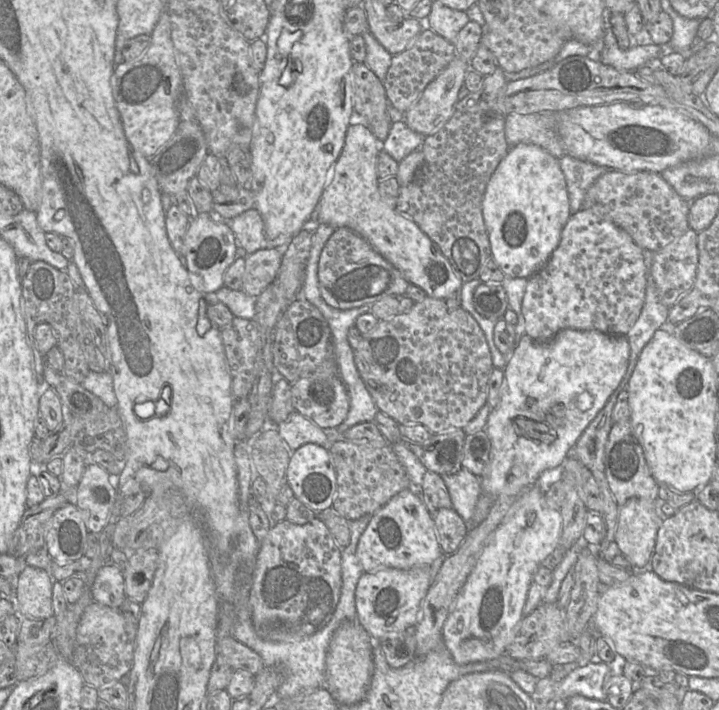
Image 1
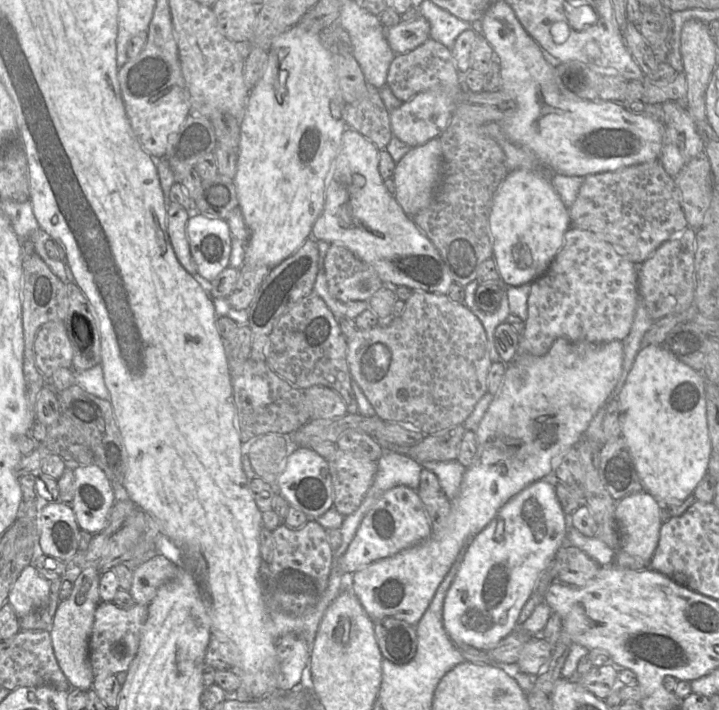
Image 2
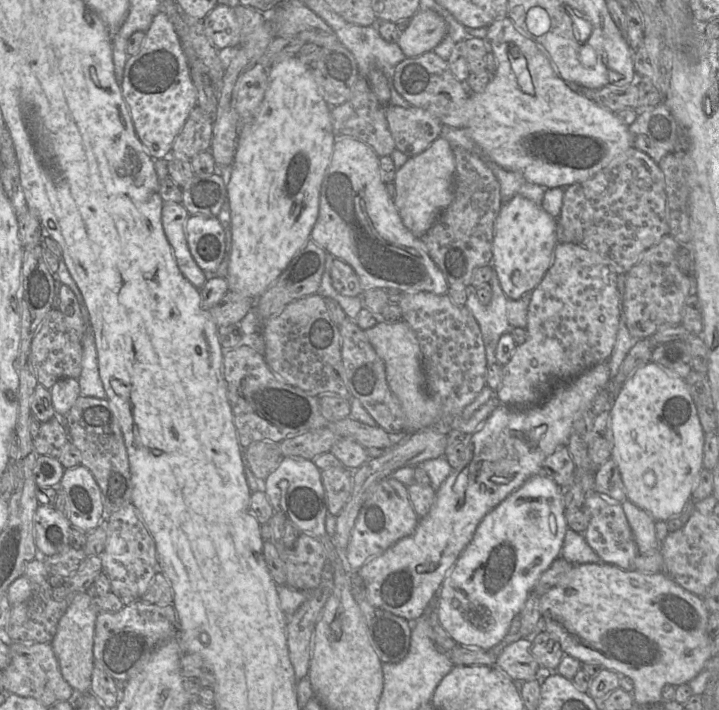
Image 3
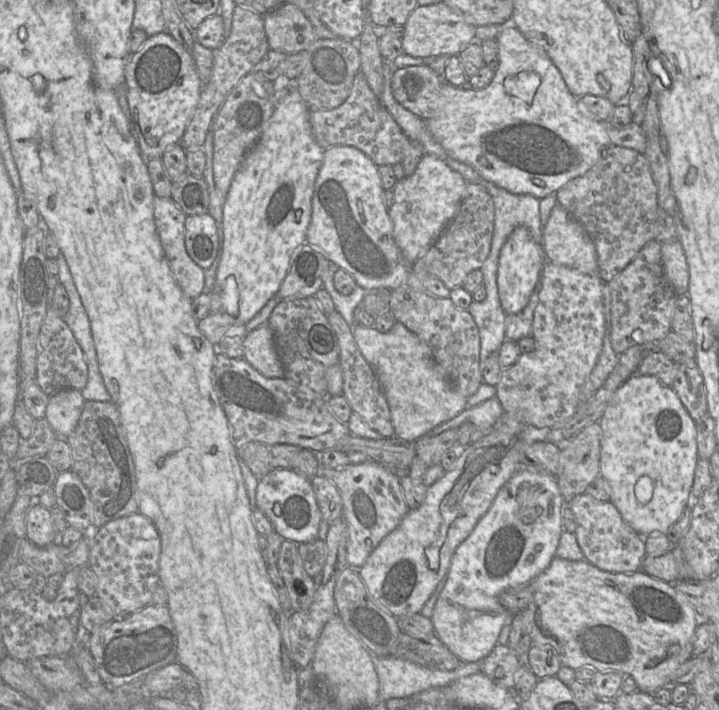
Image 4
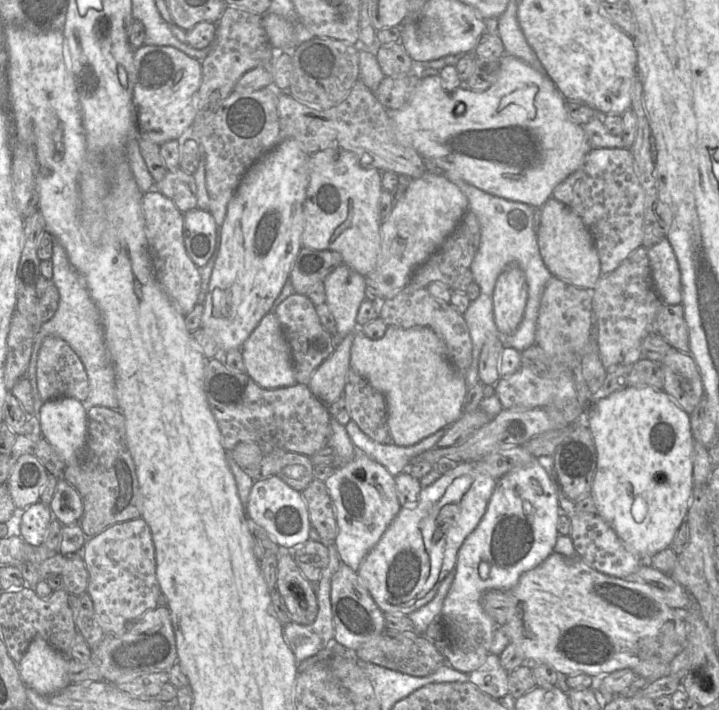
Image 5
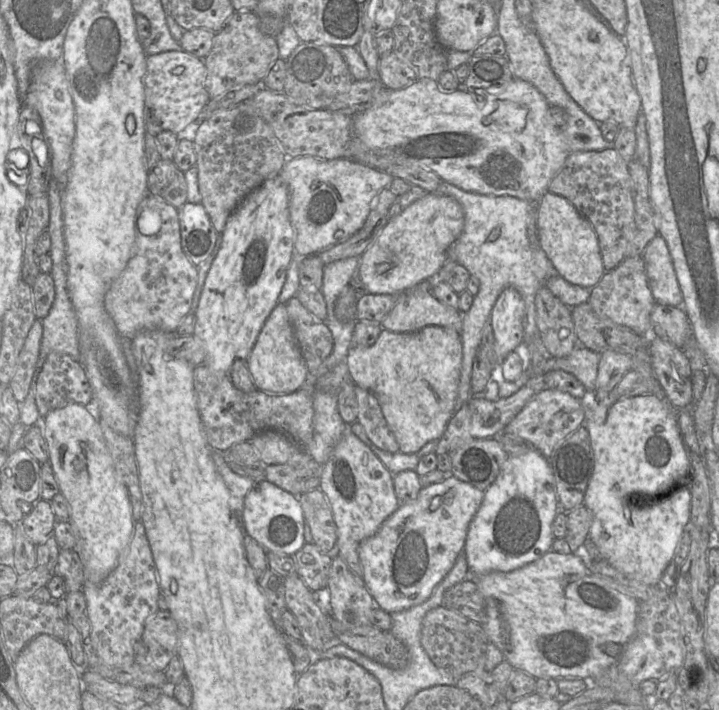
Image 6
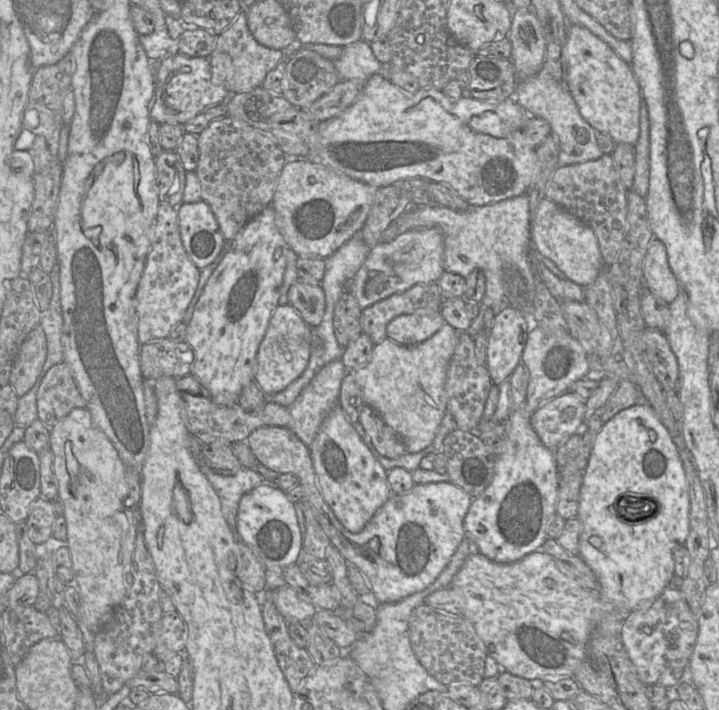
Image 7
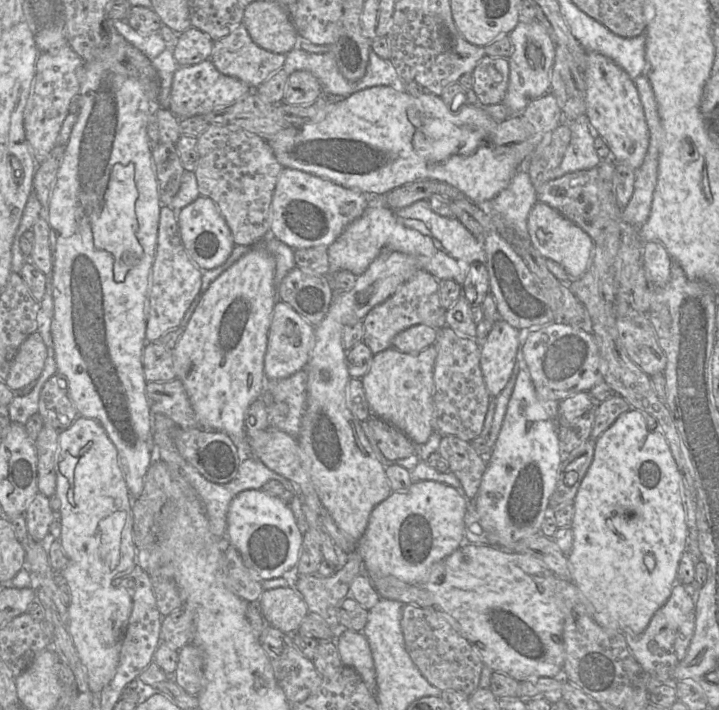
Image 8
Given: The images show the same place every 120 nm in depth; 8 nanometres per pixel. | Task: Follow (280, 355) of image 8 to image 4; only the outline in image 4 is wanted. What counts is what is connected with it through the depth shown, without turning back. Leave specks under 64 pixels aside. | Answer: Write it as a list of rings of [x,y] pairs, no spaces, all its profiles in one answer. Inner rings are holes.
[[[268,324],[255,328],[243,337],[243,354],[243,358],[263,376],[284,378],[284,369],[277,352],[274,335]]]

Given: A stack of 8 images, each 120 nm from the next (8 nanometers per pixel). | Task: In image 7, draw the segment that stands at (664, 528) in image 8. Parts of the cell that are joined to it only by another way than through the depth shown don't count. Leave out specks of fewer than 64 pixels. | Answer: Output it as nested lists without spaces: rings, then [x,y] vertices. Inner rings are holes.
[[[649,404],[621,410],[597,433],[583,475],[578,516],[582,521],[579,556],[594,571],[602,598],[619,610],[650,606],[674,575],[674,550],[684,545],[689,534],[689,493],[677,448]],[[594,535],[601,538],[601,547],[591,544],[590,537]]]

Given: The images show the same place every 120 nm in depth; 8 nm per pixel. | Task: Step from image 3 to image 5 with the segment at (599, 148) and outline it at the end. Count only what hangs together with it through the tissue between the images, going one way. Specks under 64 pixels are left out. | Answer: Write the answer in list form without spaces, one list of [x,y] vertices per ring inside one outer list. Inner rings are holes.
[[[504,54],[500,59],[500,74],[496,82],[483,92],[471,89],[446,90],[439,75],[418,78],[418,83],[409,101],[400,109],[388,110],[394,124],[395,134],[399,143],[413,148],[423,158],[431,161],[445,171],[450,171],[465,182],[498,197],[511,201],[526,203],[532,207],[542,206],[550,197],[556,185],[575,172],[583,163],[586,155],[592,149],[583,127],[571,121],[566,111],[566,99],[561,95],[553,81],[544,73],[541,73],[522,60]]]

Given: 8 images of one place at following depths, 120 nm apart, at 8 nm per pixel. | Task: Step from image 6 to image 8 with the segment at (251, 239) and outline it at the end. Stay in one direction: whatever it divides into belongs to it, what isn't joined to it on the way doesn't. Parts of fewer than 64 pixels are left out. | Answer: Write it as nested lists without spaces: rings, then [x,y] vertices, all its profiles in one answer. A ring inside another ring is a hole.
[[[263,245],[252,246],[210,284],[172,349],[176,378],[187,391],[199,426],[227,434],[243,458],[253,456],[245,430],[245,413],[265,389],[264,356],[273,309],[278,300],[274,284],[275,266],[274,257]]]

